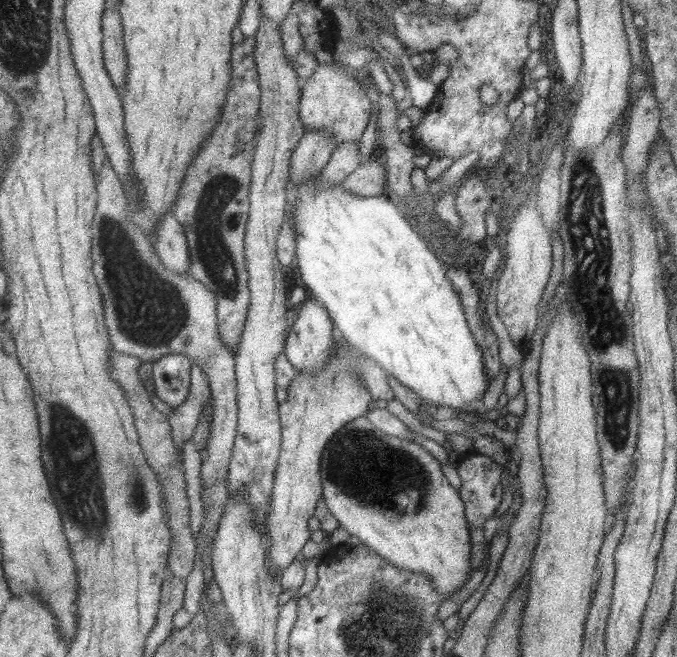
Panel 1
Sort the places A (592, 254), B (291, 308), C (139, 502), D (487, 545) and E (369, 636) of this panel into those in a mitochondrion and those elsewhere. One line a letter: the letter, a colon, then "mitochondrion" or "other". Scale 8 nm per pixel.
A: mitochondrion
B: other
C: mitochondrion
D: other
E: mitochondrion

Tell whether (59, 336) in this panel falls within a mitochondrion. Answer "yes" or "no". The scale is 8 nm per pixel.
no

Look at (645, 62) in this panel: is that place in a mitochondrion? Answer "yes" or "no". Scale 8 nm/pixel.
no

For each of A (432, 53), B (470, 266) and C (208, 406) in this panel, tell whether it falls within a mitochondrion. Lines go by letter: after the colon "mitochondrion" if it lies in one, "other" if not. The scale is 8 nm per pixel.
A: other
B: other
C: other

